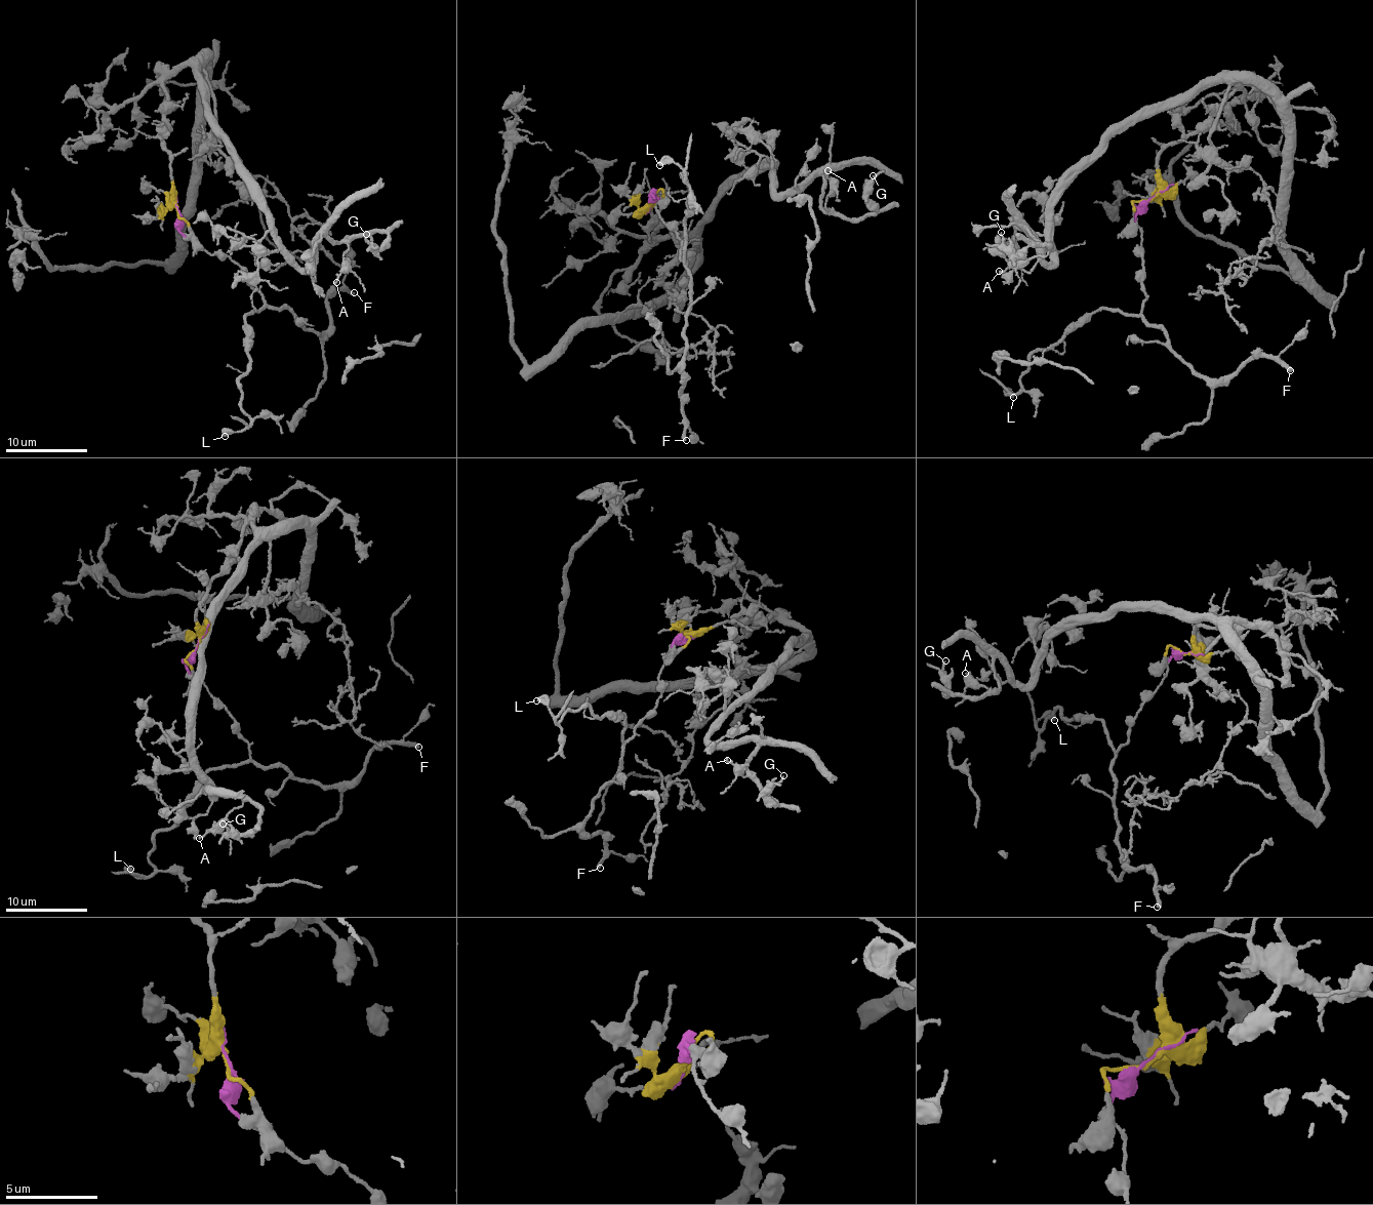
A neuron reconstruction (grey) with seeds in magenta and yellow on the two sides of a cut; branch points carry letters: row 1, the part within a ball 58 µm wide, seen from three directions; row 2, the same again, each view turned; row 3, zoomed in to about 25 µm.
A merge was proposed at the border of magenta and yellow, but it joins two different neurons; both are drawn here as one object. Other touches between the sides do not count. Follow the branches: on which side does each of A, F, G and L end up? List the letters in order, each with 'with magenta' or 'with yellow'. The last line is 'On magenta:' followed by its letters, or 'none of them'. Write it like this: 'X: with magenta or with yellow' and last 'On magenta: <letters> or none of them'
A: with yellow
F: with magenta
G: with yellow
L: with magenta
On magenta: F, L

